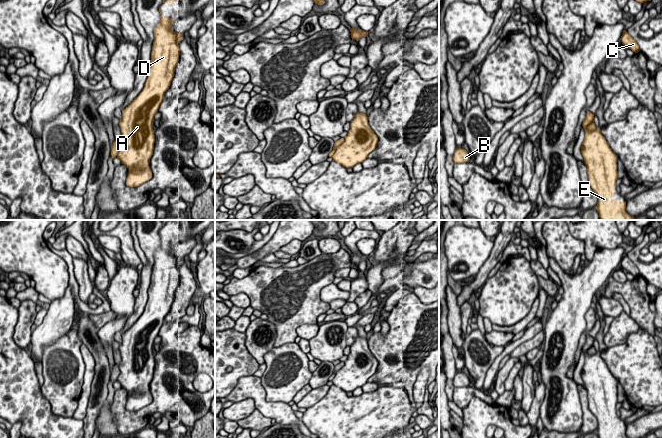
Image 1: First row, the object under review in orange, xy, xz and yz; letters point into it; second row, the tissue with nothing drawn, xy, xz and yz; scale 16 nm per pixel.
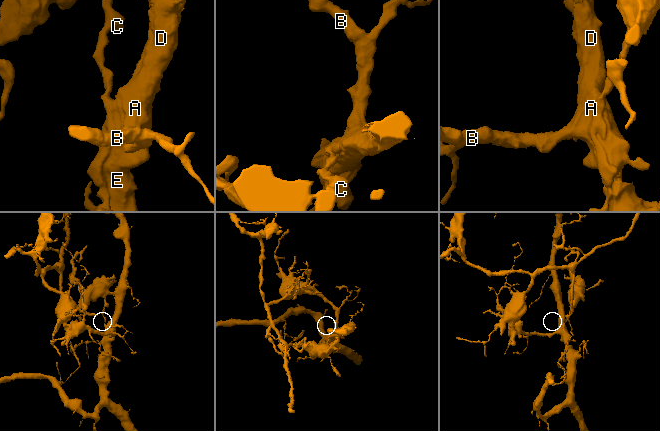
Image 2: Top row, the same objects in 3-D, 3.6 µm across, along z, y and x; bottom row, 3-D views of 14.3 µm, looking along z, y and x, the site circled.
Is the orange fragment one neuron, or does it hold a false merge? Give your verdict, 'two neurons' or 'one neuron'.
two neurons

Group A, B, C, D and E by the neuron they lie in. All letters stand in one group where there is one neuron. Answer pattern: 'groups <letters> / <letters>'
groups A B D E / C

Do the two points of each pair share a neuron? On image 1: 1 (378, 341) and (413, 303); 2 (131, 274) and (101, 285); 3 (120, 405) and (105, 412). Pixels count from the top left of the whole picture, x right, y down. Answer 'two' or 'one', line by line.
1: one
2: two
3: two

